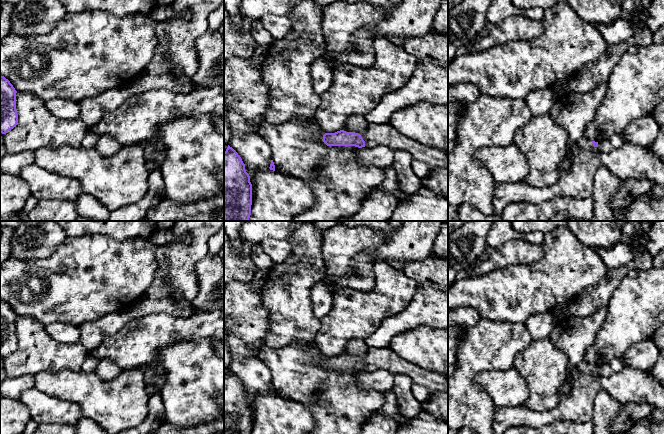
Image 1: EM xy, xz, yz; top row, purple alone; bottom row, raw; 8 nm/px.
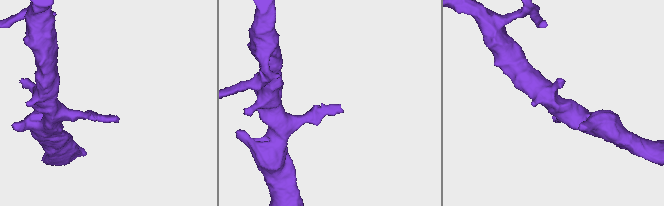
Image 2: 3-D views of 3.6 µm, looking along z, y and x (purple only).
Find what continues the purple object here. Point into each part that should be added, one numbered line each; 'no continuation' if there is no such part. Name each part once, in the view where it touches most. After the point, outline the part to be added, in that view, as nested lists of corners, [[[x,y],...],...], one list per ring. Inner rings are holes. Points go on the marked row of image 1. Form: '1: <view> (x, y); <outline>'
1: xz (376, 134); [[[368,124],[361,135],[365,147],[386,146],[393,150],[405,150],[415,160],[425,162],[433,167],[448,168],[448,154],[444,151],[421,145],[406,137],[387,124]]]

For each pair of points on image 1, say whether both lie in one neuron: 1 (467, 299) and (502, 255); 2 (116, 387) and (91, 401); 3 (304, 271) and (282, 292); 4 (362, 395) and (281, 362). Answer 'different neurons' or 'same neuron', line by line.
1: different neurons
2: same neuron
3: same neuron
4: same neuron

